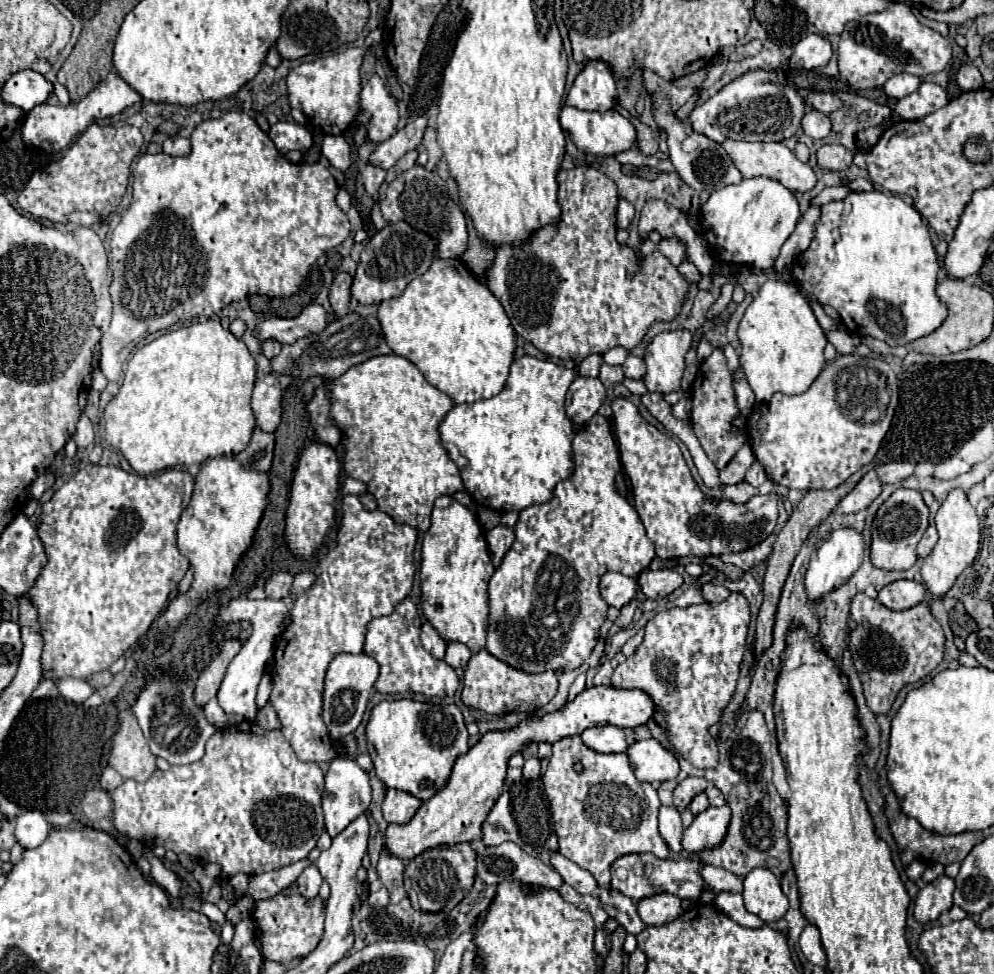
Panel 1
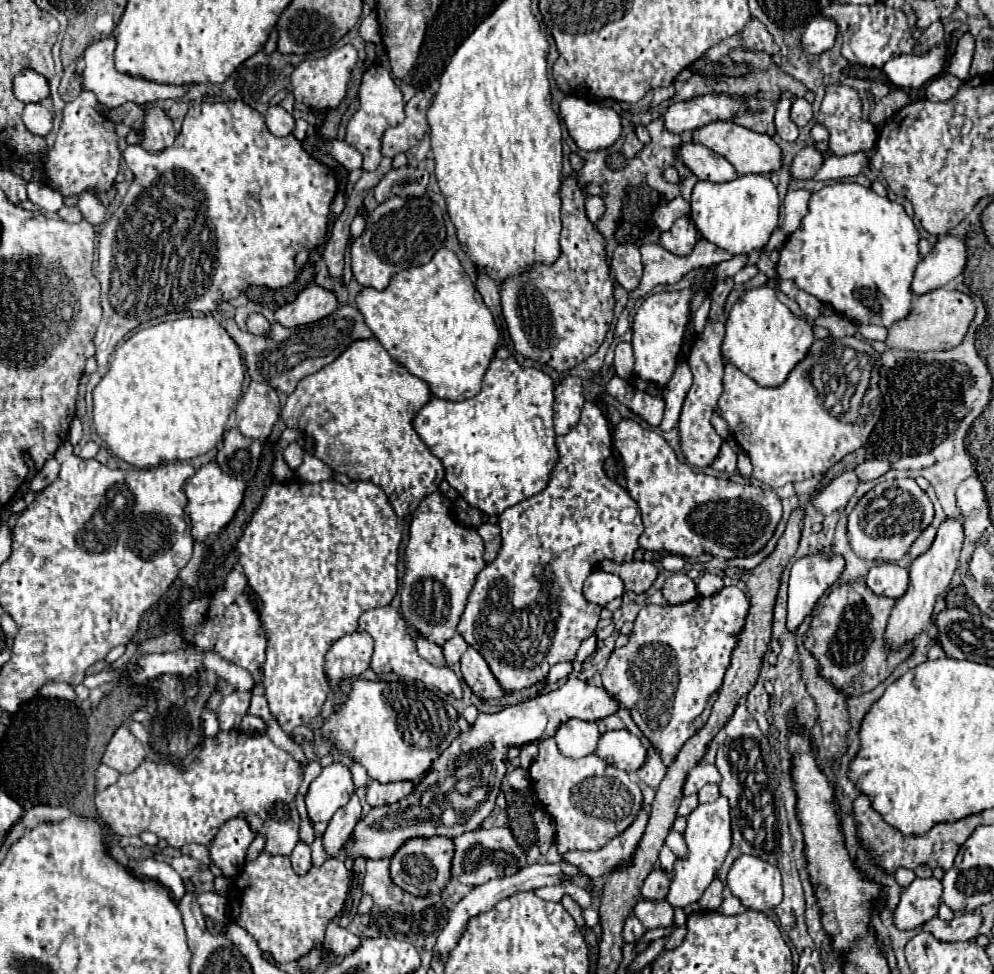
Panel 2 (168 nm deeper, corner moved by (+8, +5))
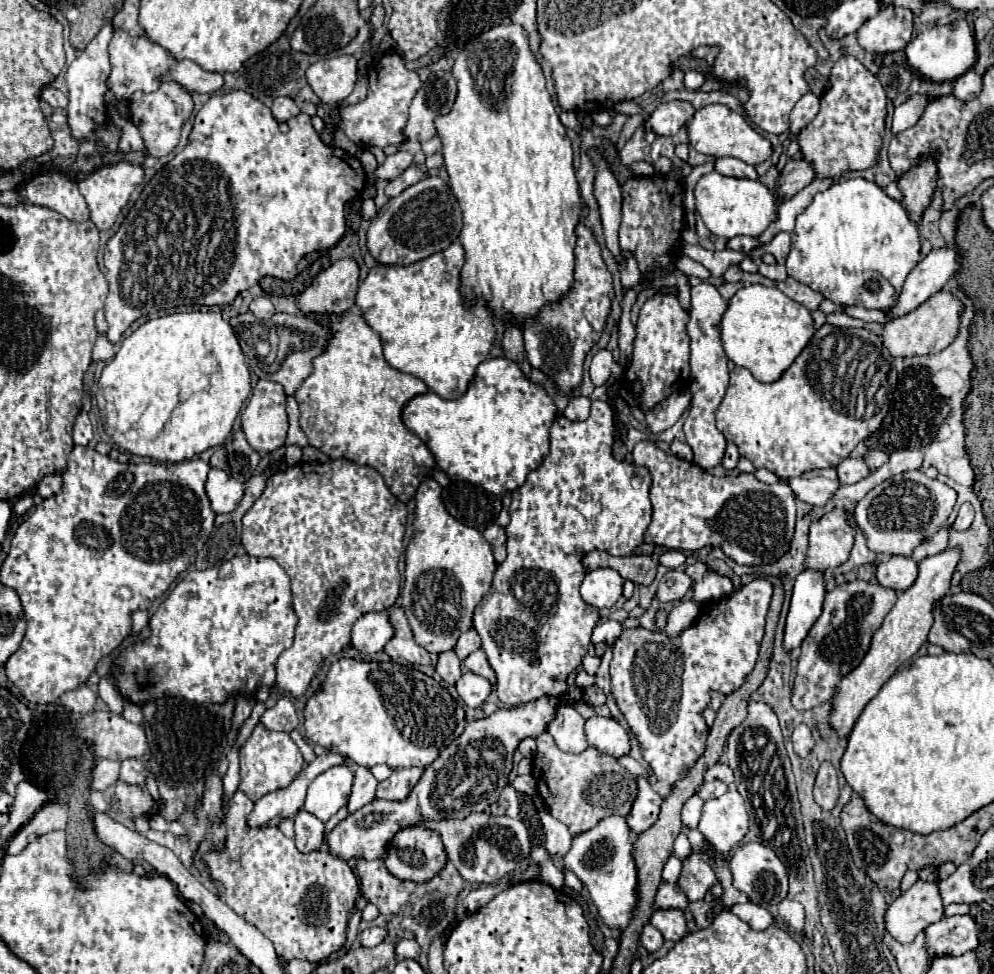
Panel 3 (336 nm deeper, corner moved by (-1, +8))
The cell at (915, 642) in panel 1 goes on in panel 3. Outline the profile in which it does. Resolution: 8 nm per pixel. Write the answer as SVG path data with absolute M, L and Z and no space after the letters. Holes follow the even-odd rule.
M864 580L844 582L826 594L822 616L804 638L798 658L796 684L792 692L792 704L798 710L808 710L834 698L838 682L850 674L870 650L872 634L882 626L882 620L892 610L894 602L894 590L888 590L878 582Z

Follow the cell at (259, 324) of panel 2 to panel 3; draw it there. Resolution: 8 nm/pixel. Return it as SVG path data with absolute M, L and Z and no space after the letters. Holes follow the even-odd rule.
M254 298L250 304L250 312L258 318L258 320L270 320L274 316L274 306L268 298Z

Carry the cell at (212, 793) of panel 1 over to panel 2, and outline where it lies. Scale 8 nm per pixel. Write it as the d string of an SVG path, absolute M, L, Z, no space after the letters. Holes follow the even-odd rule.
M233 729L229 733L219 733L217 741L205 739L199 759L189 767L143 761L135 771L121 773L115 785L95 795L95 807L99 817L117 835L139 835L141 831L151 831L159 839L165 839L175 849L181 849L187 843L209 843L225 821L239 815L245 817L257 833L267 835L265 849L269 853L289 855L299 839L299 813L293 805L295 801L293 795L297 793L301 781L303 781L303 765L297 763L287 751L275 747L267 735L249 735L245 731Z

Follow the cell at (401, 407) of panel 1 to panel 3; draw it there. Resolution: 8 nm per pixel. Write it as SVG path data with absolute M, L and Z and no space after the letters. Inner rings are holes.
M346 312L332 318L330 330L332 338L326 352L314 360L314 372L304 380L294 396L300 408L300 428L308 436L310 444L330 458L342 458L378 470L390 492L400 502L408 504L416 496L418 486L426 478L432 478L436 460L426 442L404 426L402 410L414 396L426 394L428 386L420 378L398 372L386 362L380 336L364 322L358 312Z

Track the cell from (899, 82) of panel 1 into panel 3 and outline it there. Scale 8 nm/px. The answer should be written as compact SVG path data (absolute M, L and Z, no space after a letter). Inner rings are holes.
M958 18L950 24L944 26L934 26L926 32L922 32L920 36L916 36L908 46L906 46L906 60L908 66L920 74L926 80L932 82L952 82L958 76L962 76L964 72L968 72L974 66L976 60L976 44L974 44L974 36L972 30L968 26L968 22L964 18Z

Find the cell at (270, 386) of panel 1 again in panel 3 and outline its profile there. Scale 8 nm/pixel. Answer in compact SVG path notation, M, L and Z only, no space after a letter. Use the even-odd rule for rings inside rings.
M260 380L252 390L252 396L250 396L246 408L242 410L240 420L242 420L242 430L246 434L246 440L254 450L258 450L260 454L266 454L266 452L274 452L274 450L282 448L284 440L286 440L286 432L288 432L284 388L276 382Z

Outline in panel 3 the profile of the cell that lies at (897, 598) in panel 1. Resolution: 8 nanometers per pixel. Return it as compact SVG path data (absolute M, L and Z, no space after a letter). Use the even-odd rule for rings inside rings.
M892 556L886 562L880 562L876 568L876 580L884 588L892 588L894 592L908 590L918 576L918 566L914 560L904 556Z

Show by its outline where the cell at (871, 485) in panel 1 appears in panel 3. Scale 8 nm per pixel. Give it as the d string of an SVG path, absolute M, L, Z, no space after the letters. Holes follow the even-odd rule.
M836 468L810 470L794 480L788 480L788 484L798 500L812 506L826 506L832 500L834 492L840 488Z

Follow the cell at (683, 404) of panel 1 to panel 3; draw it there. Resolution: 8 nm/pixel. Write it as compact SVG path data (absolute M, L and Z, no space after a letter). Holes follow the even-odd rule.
M674 440L670 444L670 451L675 456L678 456L679 458L682 458L688 462L693 461L693 452L686 443Z

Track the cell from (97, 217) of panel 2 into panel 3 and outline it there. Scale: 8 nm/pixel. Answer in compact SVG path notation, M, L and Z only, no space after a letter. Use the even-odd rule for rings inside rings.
M120 162L116 166L104 166L90 178L82 180L80 194L90 208L90 220L98 230L108 230L120 210L126 206L132 190L142 182L142 166Z

